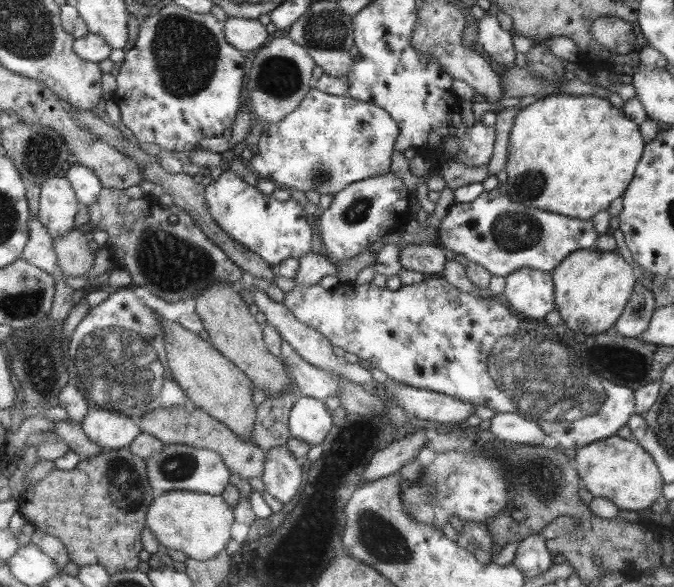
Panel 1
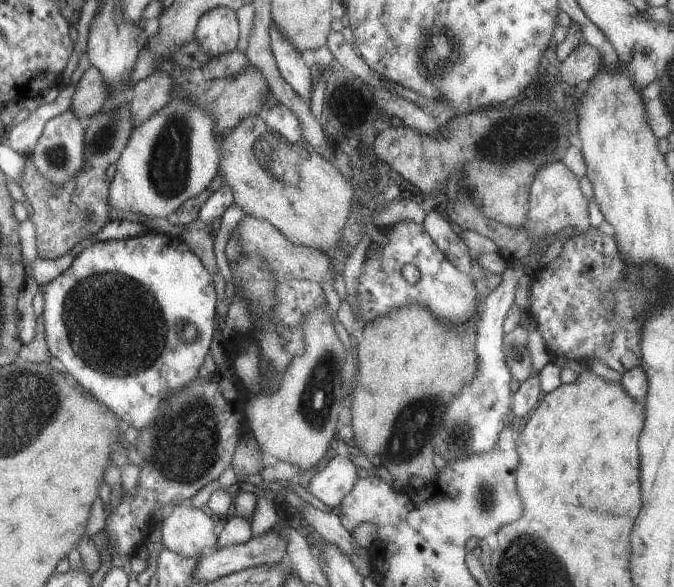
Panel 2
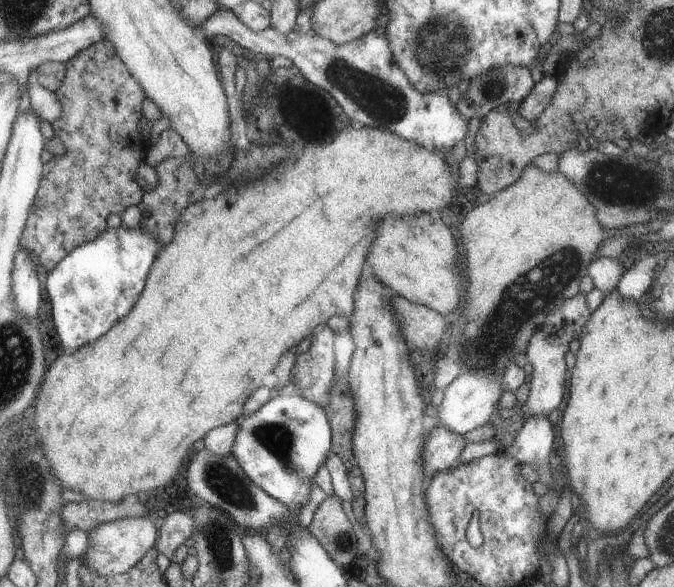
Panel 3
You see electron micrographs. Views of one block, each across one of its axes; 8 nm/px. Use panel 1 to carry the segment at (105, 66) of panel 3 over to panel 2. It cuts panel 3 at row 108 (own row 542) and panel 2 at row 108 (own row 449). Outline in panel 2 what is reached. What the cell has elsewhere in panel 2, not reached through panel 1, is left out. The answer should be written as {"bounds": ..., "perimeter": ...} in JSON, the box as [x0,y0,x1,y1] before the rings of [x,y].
{"bounds":[20,104,132,260],"perimeter":[[[127,104],[121,109],[99,112],[89,119],[86,130],[86,164],[74,180],[59,187],[47,181],[29,162],[25,175],[20,181],[33,214],[30,220],[36,225],[38,233],[39,257],[54,260],[71,253],[82,241],[97,235],[109,224],[109,211],[112,209],[108,199],[111,183],[107,180],[107,168],[121,159],[125,146],[132,133],[131,112]]]}

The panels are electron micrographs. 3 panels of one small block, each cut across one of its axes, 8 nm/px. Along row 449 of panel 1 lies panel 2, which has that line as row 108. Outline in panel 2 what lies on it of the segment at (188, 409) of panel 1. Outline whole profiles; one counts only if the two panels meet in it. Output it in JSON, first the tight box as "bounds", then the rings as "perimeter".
{"bounds":[170,64,271,134],"perimeter":[[[251,64],[237,77],[230,77],[222,80],[204,81],[200,84],[184,83],[181,86],[173,88],[170,92],[171,99],[196,99],[201,107],[208,107],[208,110],[215,114],[215,130],[213,134],[225,134],[231,131],[243,118],[247,116],[258,115],[263,110],[264,98],[268,97],[271,91],[267,80]]]}

